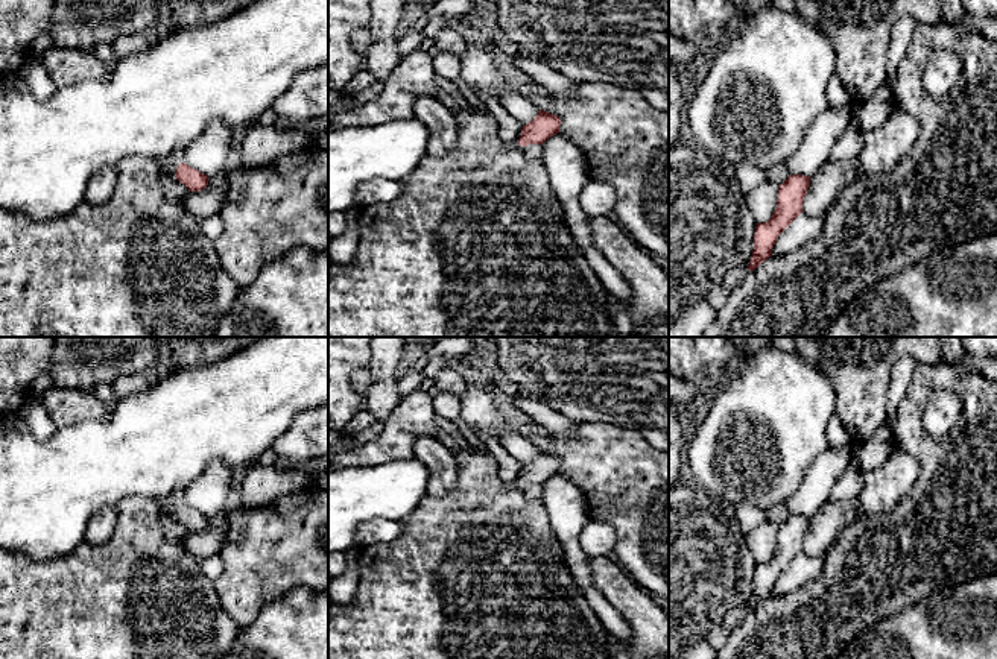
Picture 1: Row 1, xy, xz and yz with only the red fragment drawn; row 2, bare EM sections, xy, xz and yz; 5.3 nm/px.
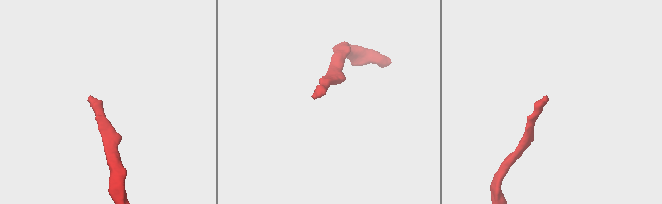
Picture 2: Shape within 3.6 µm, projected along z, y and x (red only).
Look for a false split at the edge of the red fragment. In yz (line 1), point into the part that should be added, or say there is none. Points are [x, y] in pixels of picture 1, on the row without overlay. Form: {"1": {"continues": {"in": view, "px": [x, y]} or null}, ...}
{"1": {"continues": null}}

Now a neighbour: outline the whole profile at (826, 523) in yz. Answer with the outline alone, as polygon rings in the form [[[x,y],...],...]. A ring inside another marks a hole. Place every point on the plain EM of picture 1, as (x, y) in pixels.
[[[857,500],[848,503],[827,501],[810,516],[810,527],[802,542],[802,553],[810,557],[824,556],[837,533],[863,513]]]

